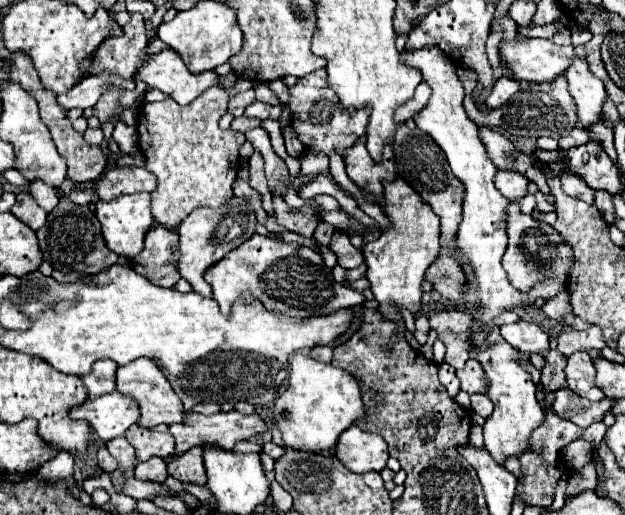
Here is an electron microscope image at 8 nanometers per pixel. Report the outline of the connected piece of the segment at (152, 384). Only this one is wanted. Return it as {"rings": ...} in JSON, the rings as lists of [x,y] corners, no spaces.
{"rings":[[[139,358],[127,366],[121,366],[117,370],[117,392],[121,392],[123,396],[127,396],[139,404],[139,408],[141,408],[139,424],[143,424],[143,428],[151,428],[157,424],[173,424],[173,422],[183,420],[183,416],[185,416],[183,402],[173,392],[169,380],[163,376],[163,372],[155,366],[155,362],[151,358]]]}

